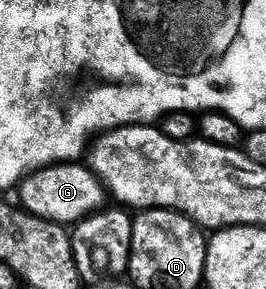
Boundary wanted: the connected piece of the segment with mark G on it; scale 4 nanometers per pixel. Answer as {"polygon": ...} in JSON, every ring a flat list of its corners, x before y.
{"polygon":[[79,162,53,164,49,168,38,169,23,177,18,185,18,203,34,216,43,220,52,220,55,224,75,226,84,217,94,213,100,207,99,191,104,191,105,185,90,167]]}

